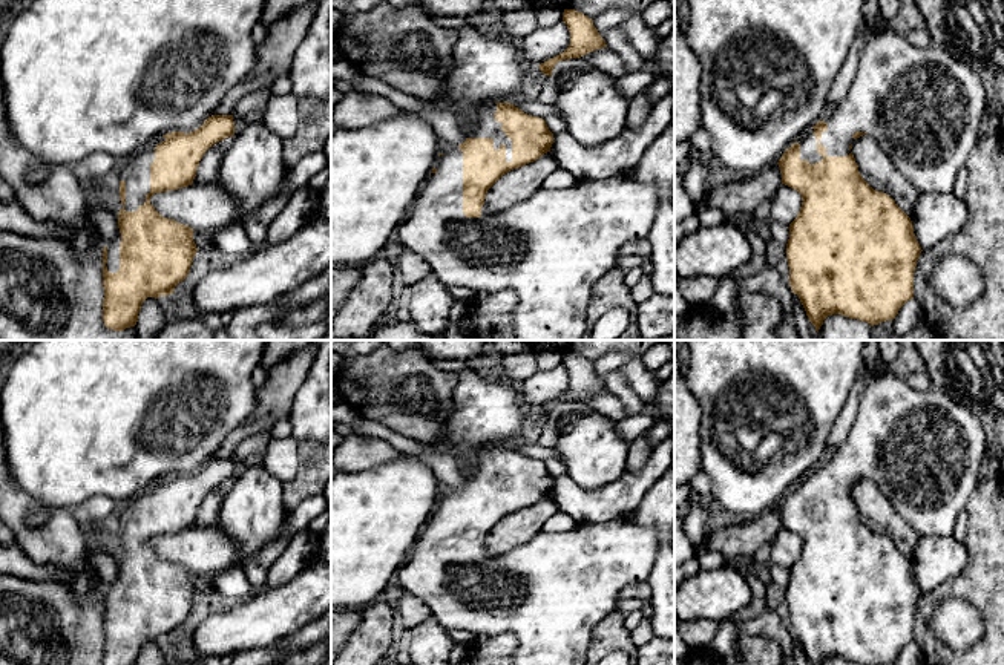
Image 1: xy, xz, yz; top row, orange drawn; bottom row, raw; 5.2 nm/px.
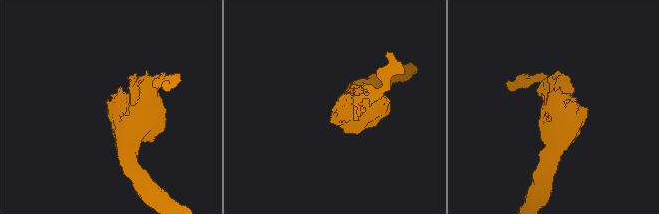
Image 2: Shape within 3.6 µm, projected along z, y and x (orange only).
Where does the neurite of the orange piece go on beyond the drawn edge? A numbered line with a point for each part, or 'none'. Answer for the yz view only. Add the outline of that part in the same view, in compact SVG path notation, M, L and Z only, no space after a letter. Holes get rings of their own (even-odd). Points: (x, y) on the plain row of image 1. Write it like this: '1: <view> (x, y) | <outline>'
1: yz (808, 488) | M814 472L806 473L797 484L800 487L800 503L808 504L809 507L820 506L822 498L817 496L817 483L814 480Z

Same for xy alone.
1: xy (135, 514) | M159 480L120 506L120 524L126 526L126 555L136 555L146 545L146 538L150 536L150 507L155 503L155 490L162 484L166 481Z

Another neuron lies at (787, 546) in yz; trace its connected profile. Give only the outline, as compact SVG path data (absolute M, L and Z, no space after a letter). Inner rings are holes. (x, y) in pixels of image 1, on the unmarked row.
M782 527L771 542L769 561L789 568L802 552L802 538Z

